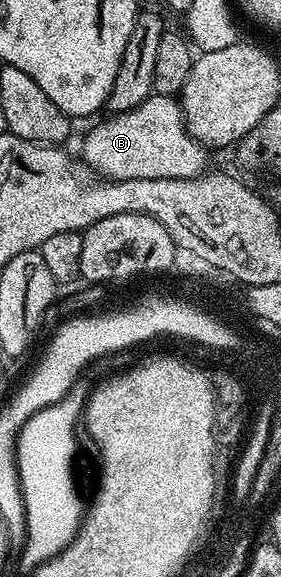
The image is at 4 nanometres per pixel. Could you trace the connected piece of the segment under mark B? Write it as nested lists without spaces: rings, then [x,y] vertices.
[[[151,94],[142,105],[113,114],[84,139],[82,158],[97,176],[113,179],[193,179],[209,170],[209,152],[189,133],[184,112],[170,95]]]

